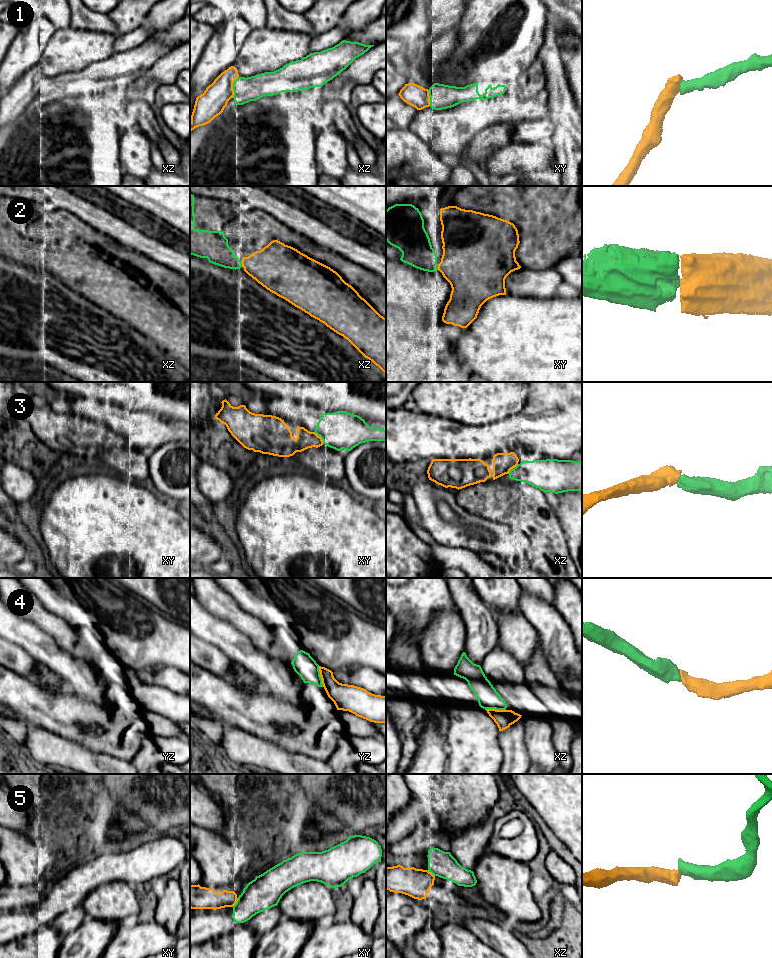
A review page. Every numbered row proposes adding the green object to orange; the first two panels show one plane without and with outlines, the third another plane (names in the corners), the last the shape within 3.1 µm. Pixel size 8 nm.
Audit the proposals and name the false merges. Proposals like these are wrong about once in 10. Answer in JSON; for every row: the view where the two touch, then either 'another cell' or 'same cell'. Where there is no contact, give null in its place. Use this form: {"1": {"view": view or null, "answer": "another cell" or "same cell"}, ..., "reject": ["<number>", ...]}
{"1": {"view": "xz", "answer": "same cell"}, "2": {"view": "xz", "answer": "same cell"}, "3": {"view": "xy", "answer": "another cell"}, "4": {"view": "yz", "answer": "same cell"}, "5": {"view": "xy", "answer": "another cell"}, "reject": ["3", "5"]}

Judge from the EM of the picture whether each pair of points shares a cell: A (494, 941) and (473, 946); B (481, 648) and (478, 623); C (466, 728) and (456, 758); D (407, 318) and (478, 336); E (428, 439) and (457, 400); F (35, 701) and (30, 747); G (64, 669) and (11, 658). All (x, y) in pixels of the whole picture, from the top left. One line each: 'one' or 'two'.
A: two
B: one
C: one
D: two
E: two
F: two
G: two

